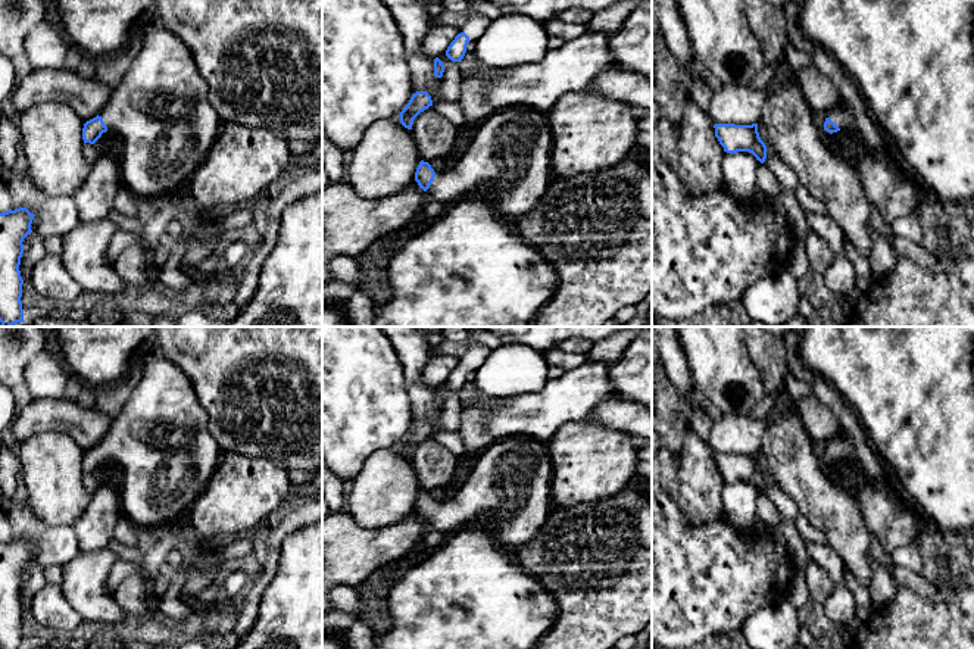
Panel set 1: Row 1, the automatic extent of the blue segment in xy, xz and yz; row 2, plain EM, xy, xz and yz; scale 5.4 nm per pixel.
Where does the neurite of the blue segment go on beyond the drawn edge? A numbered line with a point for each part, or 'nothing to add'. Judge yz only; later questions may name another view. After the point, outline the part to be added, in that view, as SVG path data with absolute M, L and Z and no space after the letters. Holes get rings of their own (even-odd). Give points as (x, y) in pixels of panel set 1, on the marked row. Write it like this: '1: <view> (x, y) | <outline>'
1: yz (842, 115) | M843 102L839 106L833 107L827 118L830 118L840 131L853 131L855 130L855 115L852 107Z

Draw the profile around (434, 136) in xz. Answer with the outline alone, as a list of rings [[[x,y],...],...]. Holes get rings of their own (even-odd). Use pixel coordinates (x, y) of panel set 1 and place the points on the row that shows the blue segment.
[[[430,106],[413,119],[412,134],[421,159],[430,163],[449,155],[459,127]]]

